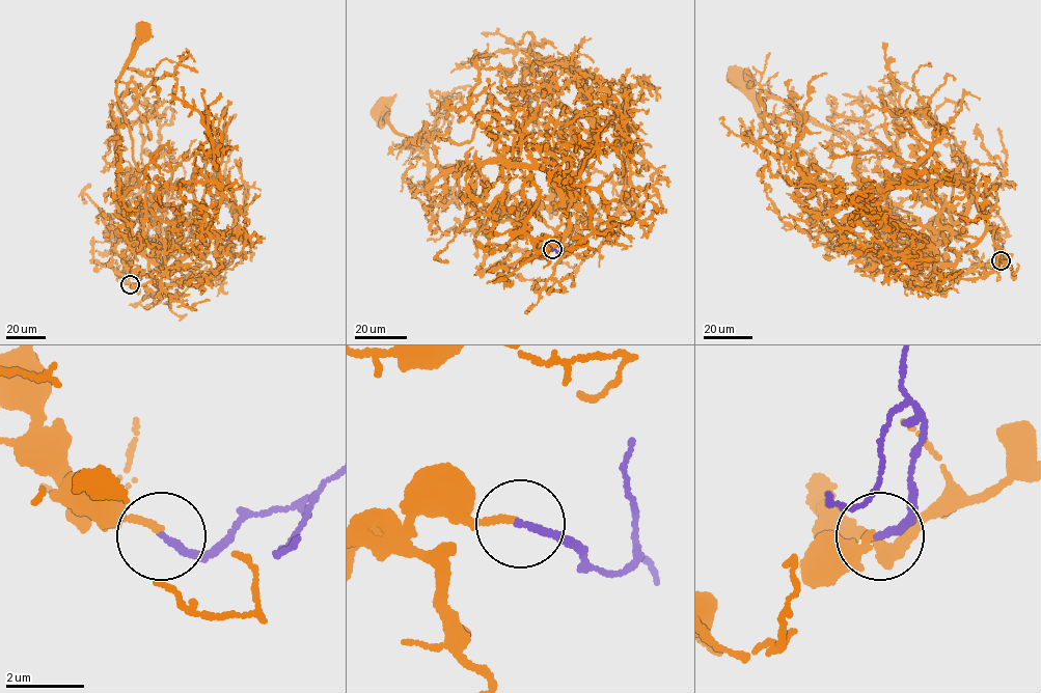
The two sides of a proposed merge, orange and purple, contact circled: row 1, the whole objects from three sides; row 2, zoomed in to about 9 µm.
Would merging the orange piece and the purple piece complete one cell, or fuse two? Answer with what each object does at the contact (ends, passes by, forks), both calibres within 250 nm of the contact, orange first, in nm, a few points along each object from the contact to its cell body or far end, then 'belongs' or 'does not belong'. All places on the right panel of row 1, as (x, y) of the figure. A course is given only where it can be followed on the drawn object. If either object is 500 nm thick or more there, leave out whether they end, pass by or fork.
orange ends | purple ends | 150/170 nm | orange via (1001, 260), (944, 273), (839, 237), (816, 214), (842, 187), (778, 140), (737, 76) | purple via (1002, 260), (1003, 244) | belongs

